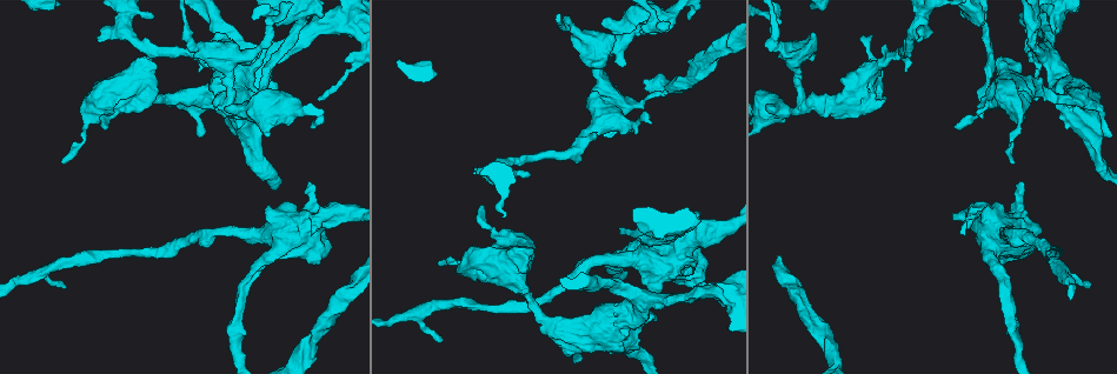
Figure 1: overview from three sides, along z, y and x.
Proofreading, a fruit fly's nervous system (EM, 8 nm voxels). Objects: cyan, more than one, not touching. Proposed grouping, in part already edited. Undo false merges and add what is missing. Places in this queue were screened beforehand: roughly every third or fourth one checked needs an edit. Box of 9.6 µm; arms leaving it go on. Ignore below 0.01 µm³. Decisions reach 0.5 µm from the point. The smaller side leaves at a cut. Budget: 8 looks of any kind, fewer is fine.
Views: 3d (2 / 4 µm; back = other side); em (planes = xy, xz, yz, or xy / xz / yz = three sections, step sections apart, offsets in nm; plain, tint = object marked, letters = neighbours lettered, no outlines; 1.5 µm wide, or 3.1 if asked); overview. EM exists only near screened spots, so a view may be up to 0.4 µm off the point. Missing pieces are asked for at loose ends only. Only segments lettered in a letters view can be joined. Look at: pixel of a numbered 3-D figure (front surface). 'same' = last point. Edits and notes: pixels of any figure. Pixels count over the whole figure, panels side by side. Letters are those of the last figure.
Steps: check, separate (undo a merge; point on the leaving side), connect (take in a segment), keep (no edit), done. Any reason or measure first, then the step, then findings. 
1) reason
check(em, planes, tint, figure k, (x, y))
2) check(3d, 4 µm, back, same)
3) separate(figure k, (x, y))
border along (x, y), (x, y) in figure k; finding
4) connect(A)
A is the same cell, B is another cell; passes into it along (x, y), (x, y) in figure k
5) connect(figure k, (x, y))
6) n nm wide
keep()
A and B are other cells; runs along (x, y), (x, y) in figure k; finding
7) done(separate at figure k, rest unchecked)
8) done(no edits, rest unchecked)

stops while still wide
check(em, yz, step 4, letters, figure 1, (877, 89))

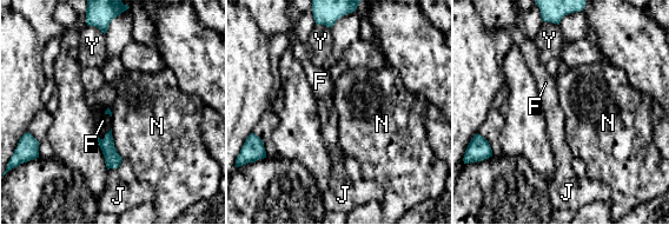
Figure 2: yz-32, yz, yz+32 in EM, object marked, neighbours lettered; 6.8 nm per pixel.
check(em, planes, letters, same)

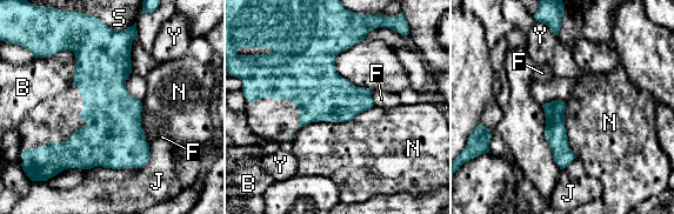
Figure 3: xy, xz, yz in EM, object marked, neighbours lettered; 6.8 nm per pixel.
keep()
B, F, J, N, S and Y are other cells; no lettered segment goes on from it

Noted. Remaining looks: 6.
branch stops here
check(em, planes, letters, figure 1, (622, 234))

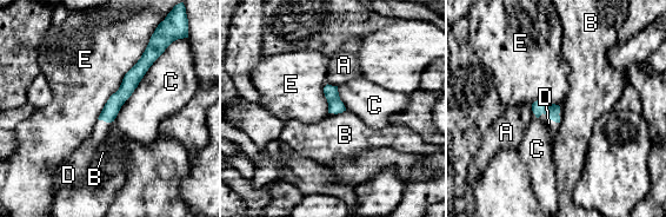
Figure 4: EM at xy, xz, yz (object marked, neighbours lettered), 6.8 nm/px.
connect(figure 4, (553, 126))
D is the same cell, A, B, C and E are other cells; passes into it along (552, 111), (546, 114), (553, 126) in figure 4; the cell continues

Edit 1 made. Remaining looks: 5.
arms part here
check(3d, 2 µm, figure 1, (226, 105))

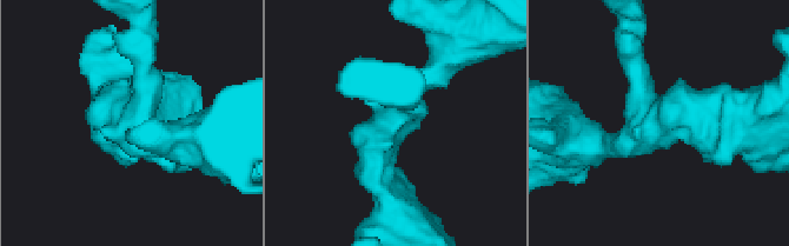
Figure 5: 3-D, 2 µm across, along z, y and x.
3 arms; arms of 220, 300, 440 nm; shape alone is not enough
check(em, planes, tint, figure 5, (130, 125))

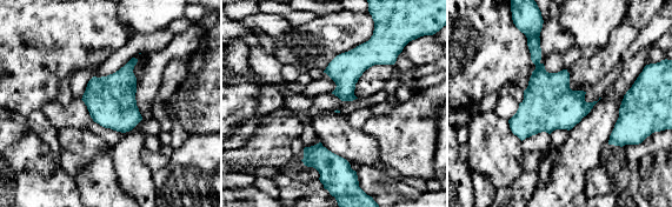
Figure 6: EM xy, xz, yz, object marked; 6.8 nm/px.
check(em, planes, letters, same)

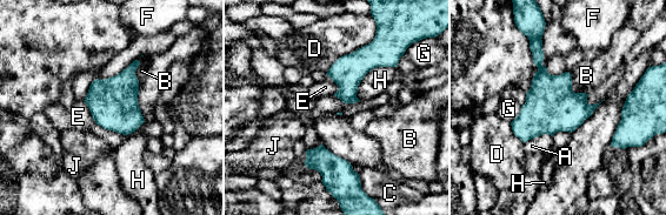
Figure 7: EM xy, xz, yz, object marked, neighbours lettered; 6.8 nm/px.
keep()
A, B, C, D, E, F, G, H and J are other cells; all the same cell

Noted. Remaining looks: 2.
done(connect at figure 4, rest unchecked)

